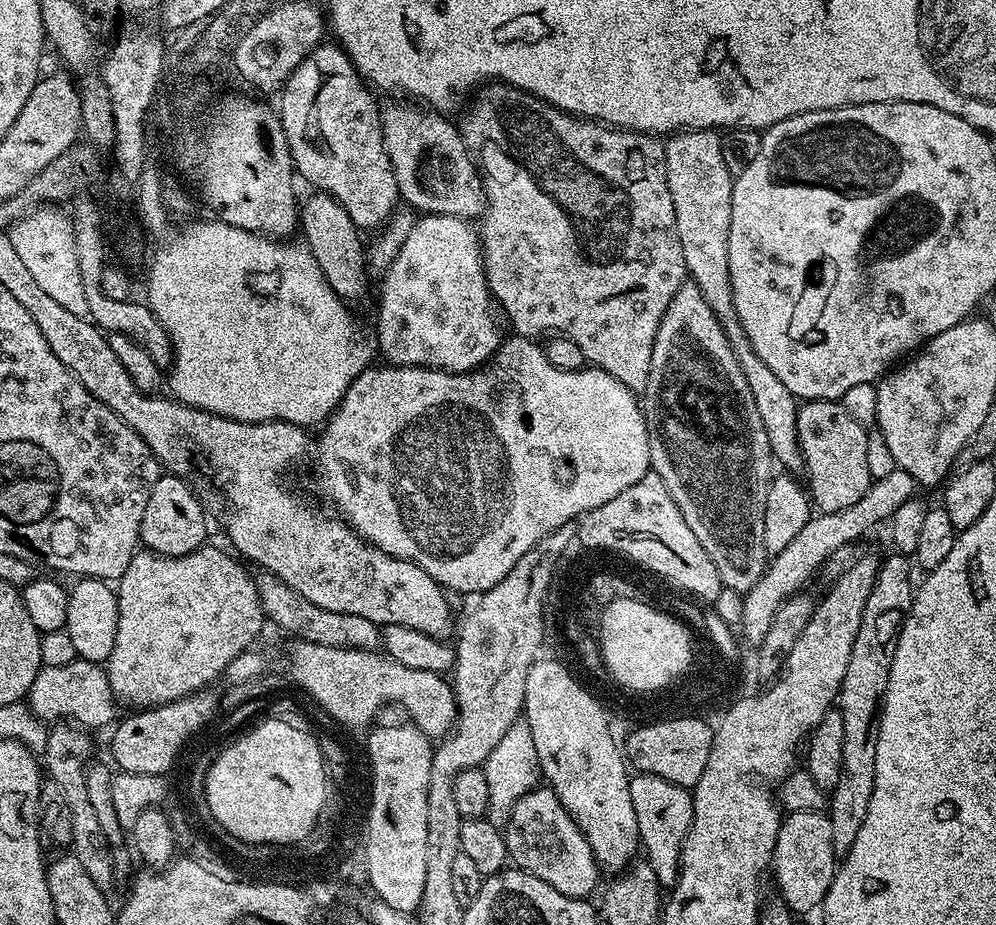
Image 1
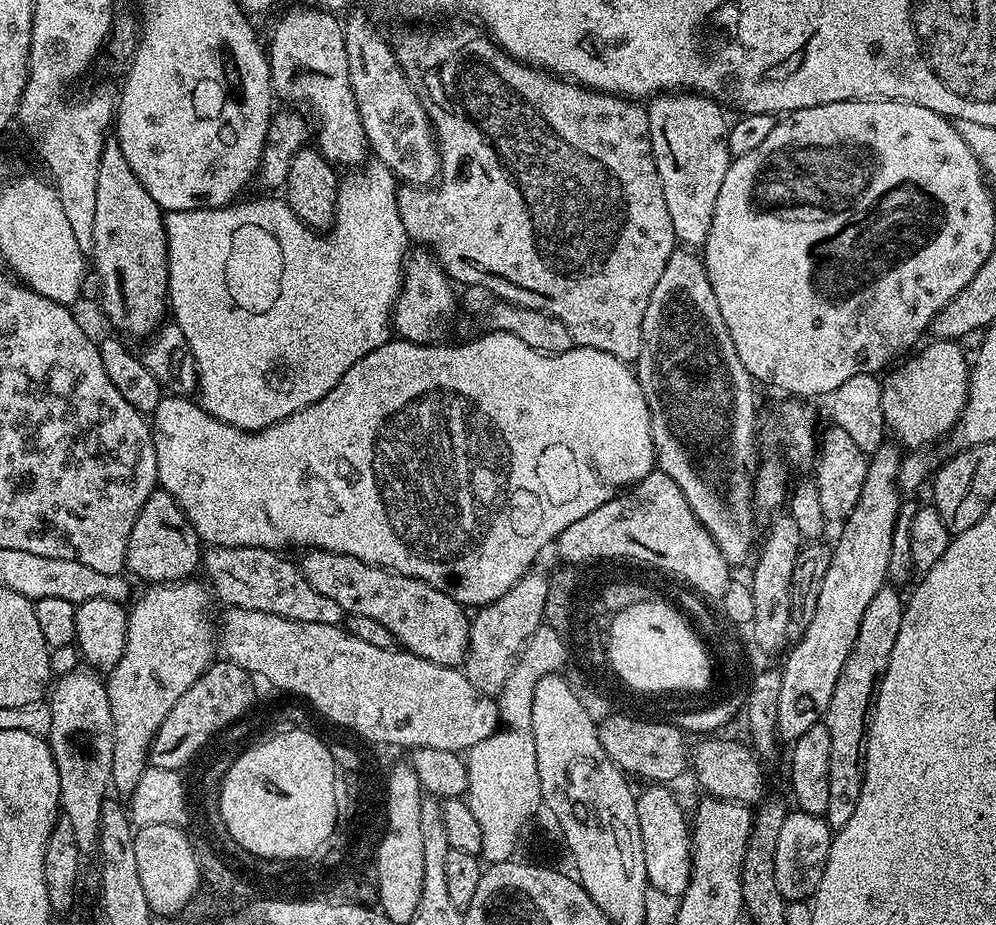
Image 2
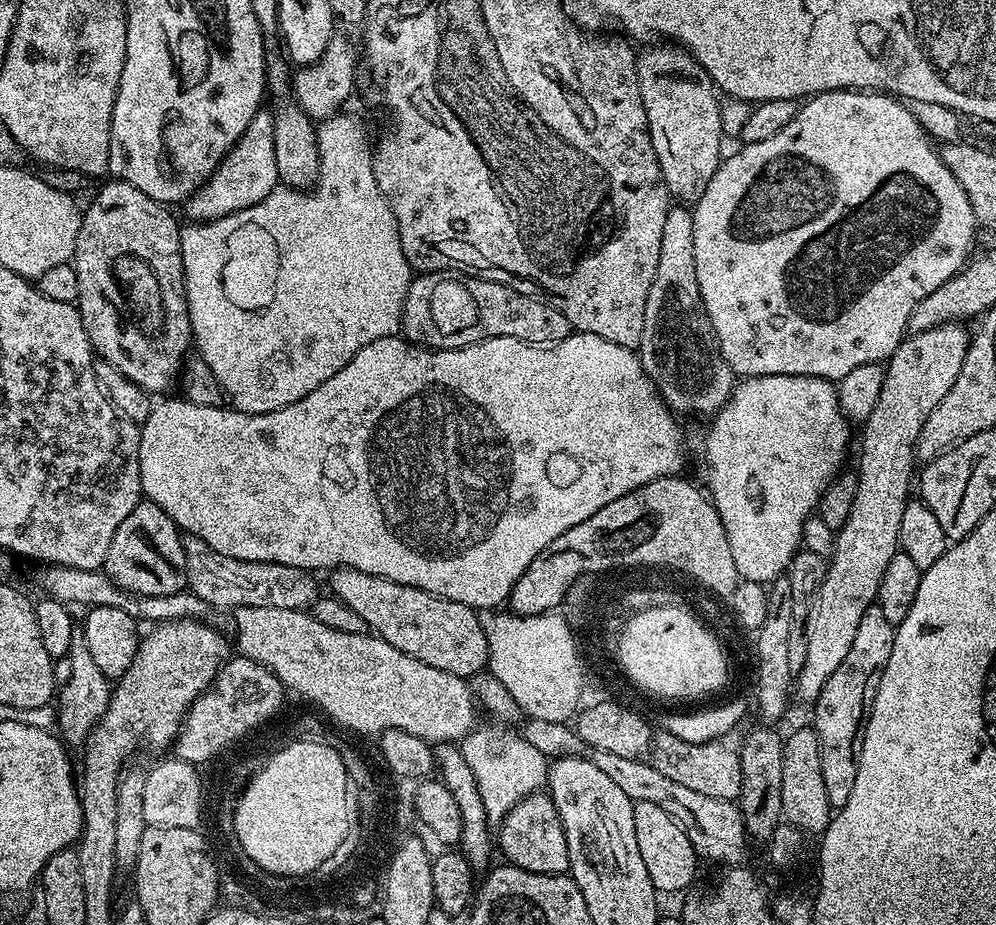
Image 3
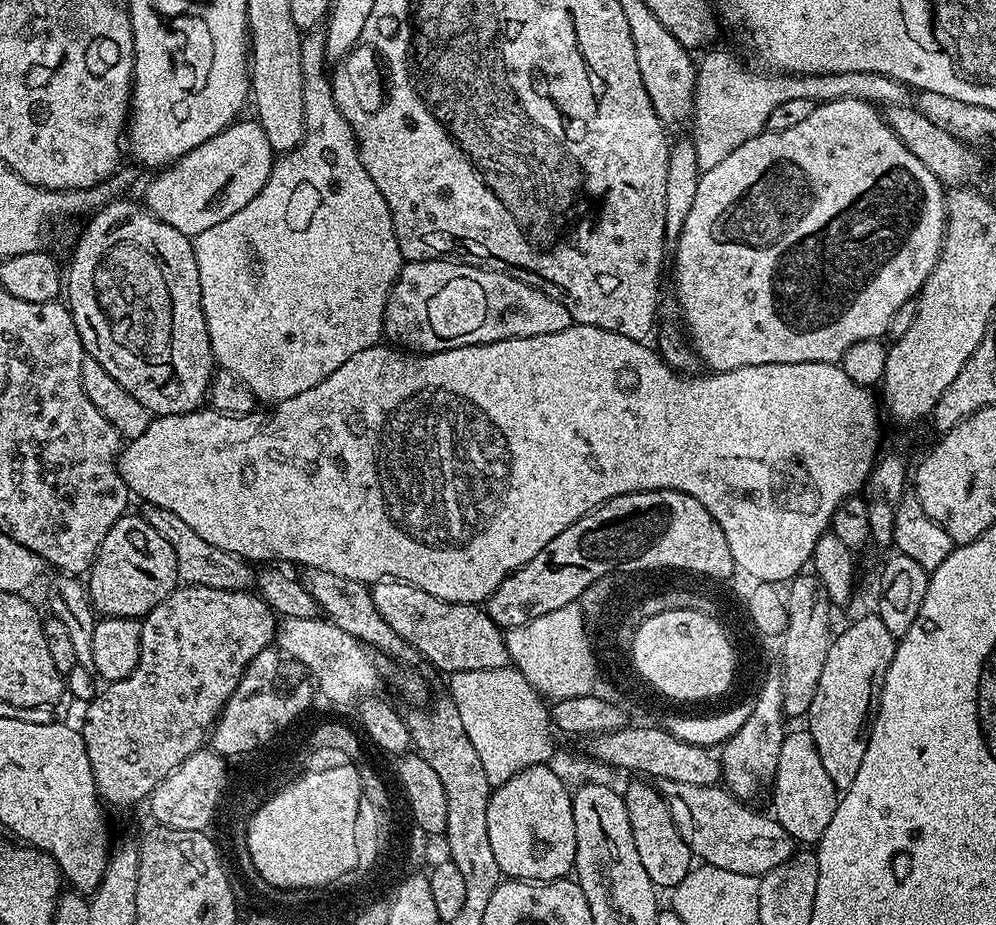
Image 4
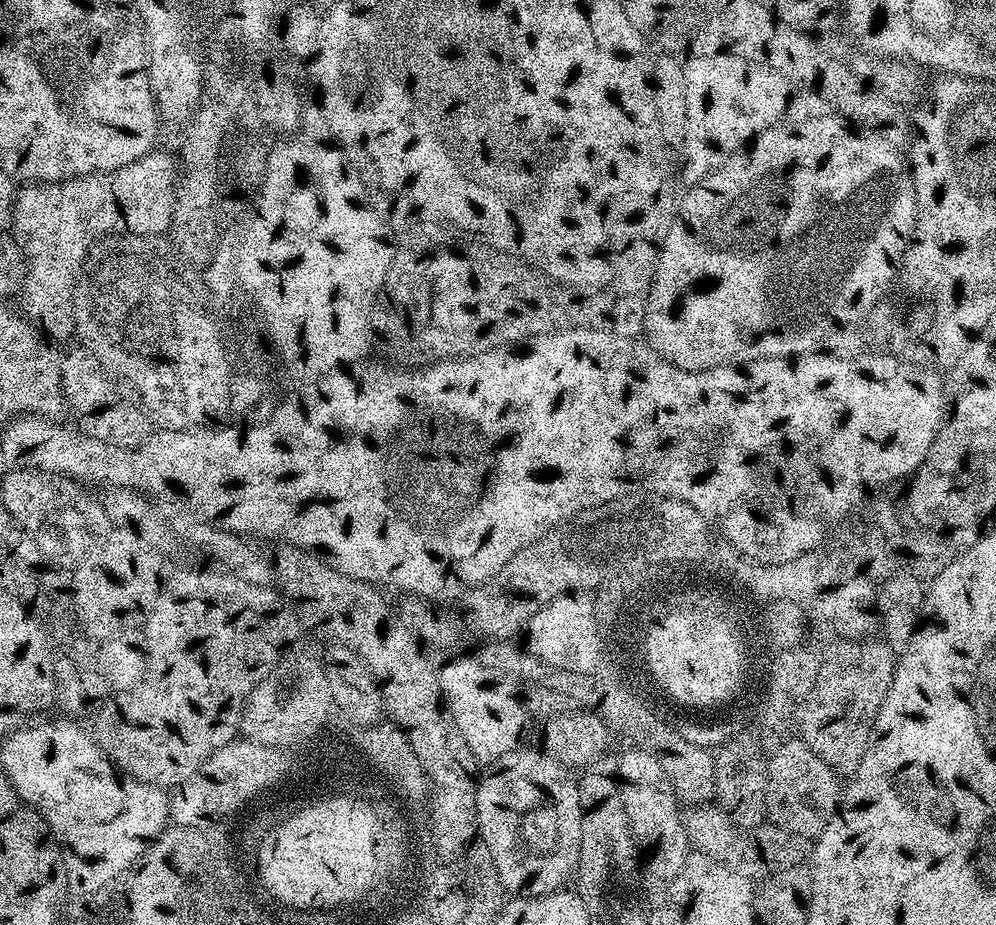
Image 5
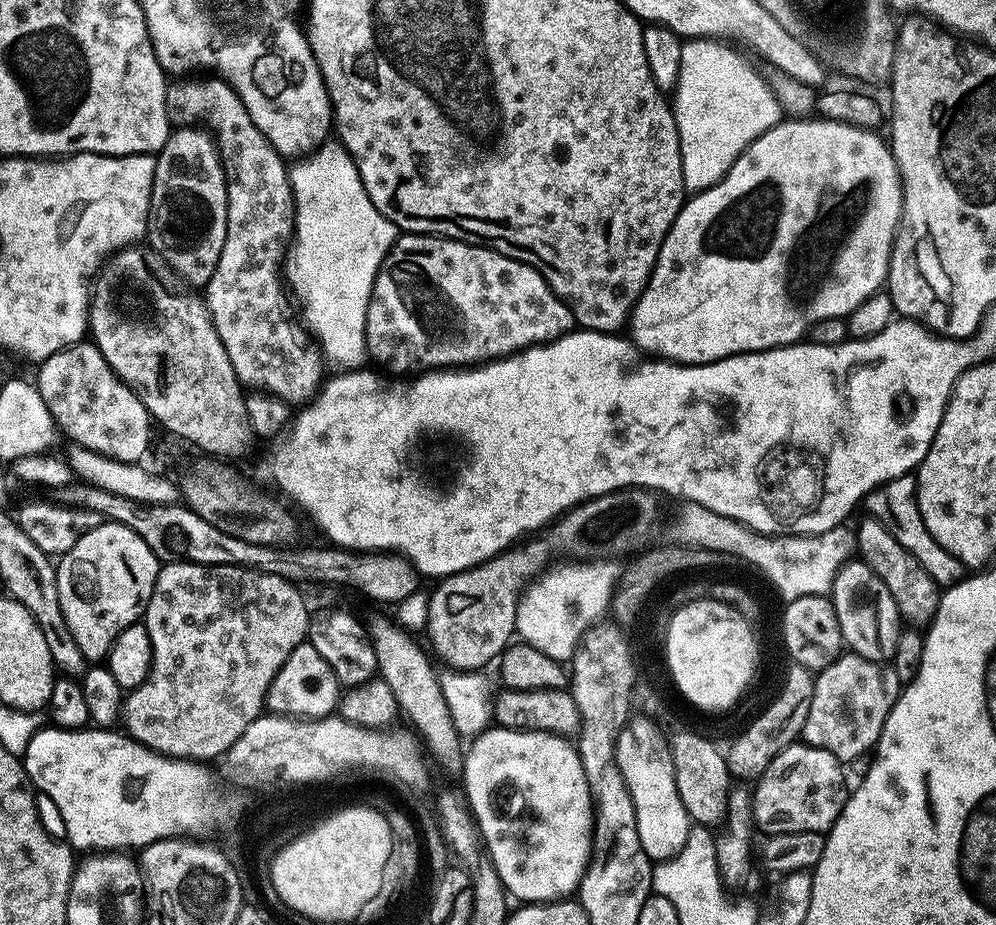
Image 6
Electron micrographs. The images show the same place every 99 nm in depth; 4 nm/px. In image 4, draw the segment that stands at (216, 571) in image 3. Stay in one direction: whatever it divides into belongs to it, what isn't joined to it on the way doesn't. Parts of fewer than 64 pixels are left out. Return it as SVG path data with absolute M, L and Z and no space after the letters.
M144 504L142 515L166 542L170 542L170 547L174 549L174 558L178 558L178 574L185 585L197 584L198 586L210 586L214 590L234 590L242 592L251 589L254 584L253 567L240 557L230 554L226 550L218 550L218 546L210 546L210 542L205 542L201 536L193 530L178 514L170 510L162 510L162 506Z

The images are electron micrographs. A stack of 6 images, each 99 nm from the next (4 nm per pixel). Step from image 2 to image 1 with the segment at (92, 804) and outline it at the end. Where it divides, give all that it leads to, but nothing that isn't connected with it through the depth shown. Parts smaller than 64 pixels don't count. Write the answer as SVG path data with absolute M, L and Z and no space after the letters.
M60 722L49 731L46 750L42 754L42 764L47 775L54 782L66 797L66 803L70 805L70 818L74 822L74 834L70 845L71 855L82 862L83 868L90 873L90 878L98 887L111 889L112 880L117 879L114 867L114 848L109 844L106 833L102 831L102 825L90 802L89 791L86 790L86 774L92 756L92 740L85 729L71 723Z

